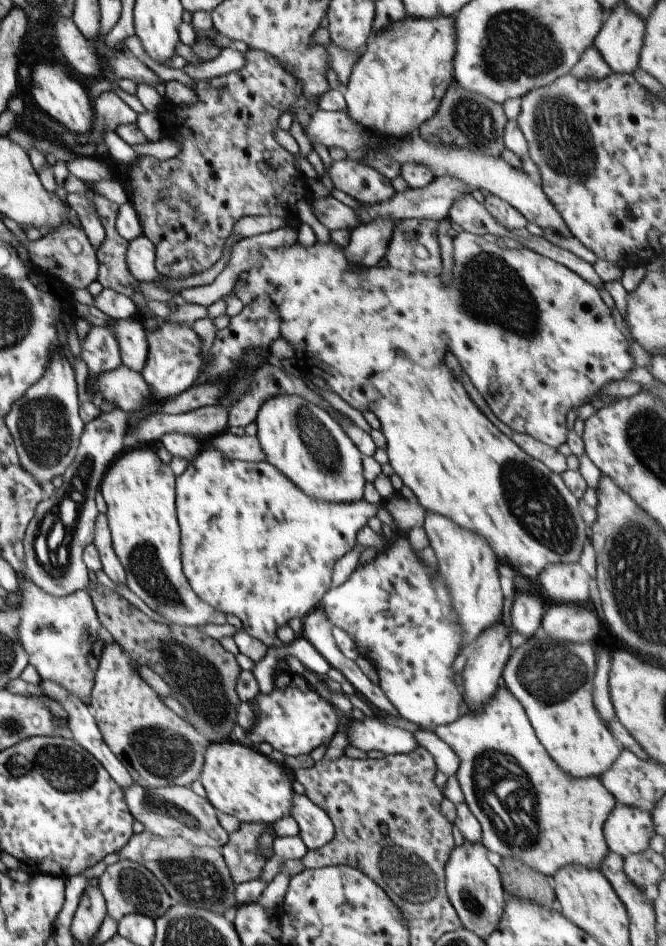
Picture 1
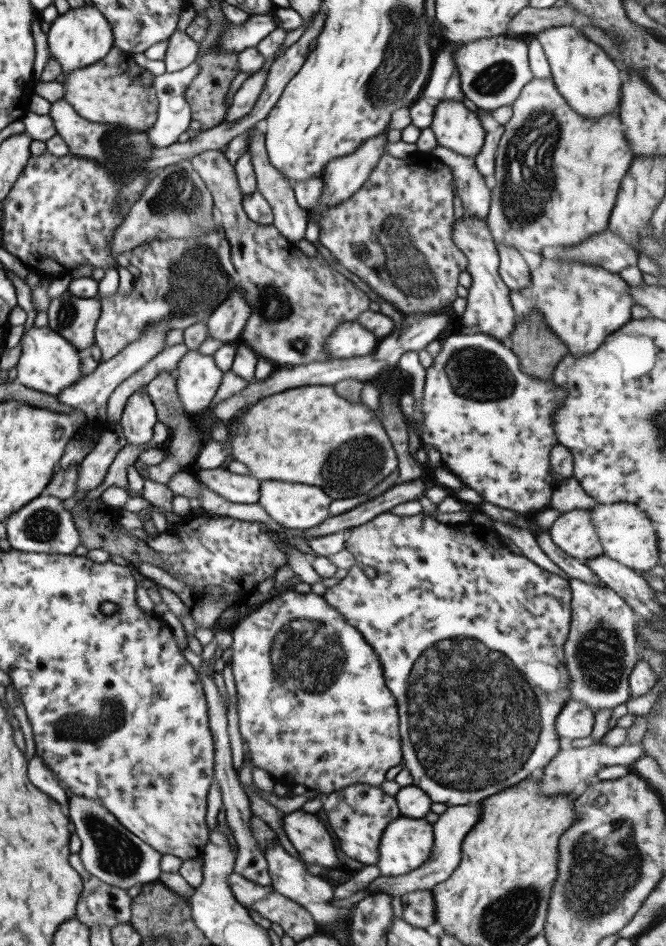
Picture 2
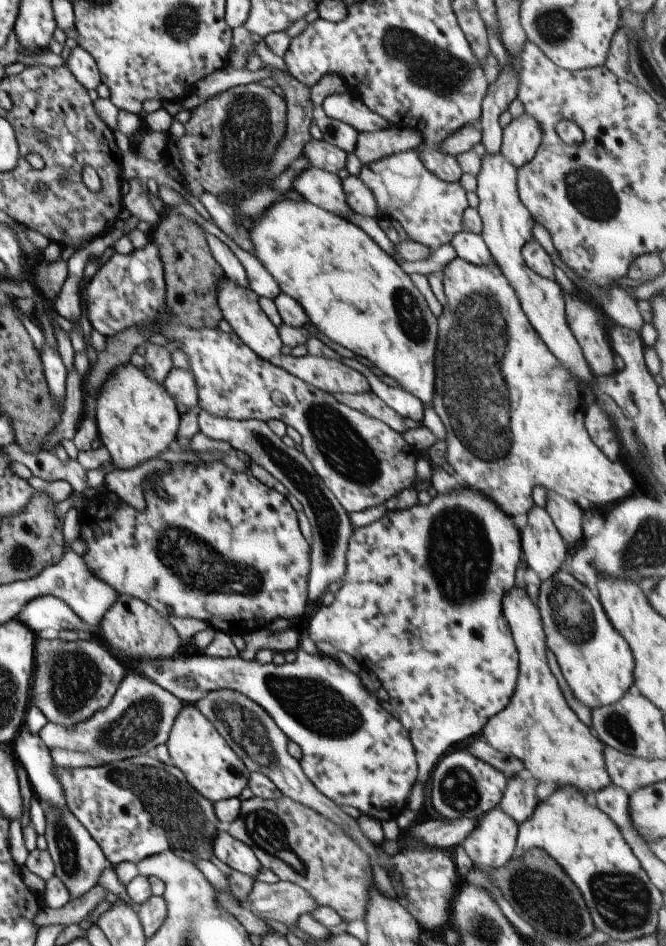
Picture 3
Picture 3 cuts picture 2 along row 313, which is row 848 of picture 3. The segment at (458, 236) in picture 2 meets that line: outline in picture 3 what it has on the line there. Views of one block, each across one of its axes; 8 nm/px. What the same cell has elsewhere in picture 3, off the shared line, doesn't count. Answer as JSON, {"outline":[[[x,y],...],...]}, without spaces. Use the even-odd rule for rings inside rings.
{"outline":[[[495,808],[477,818],[475,828],[468,833],[460,846],[477,869],[495,870],[504,867],[512,858],[517,832],[518,826],[515,822]]]}

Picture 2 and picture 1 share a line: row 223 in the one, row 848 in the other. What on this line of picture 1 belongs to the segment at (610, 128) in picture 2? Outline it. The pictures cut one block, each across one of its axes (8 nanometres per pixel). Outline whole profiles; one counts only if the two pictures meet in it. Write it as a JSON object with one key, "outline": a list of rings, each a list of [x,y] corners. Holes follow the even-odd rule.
{"outline":[[[497,686],[494,698],[479,713],[461,711],[457,721],[436,727],[432,732],[457,756],[458,768],[454,776],[467,808],[480,824],[480,843],[489,852],[499,854],[501,859],[521,860],[545,877],[569,864],[579,864],[589,870],[599,869],[603,856],[609,851],[603,836],[603,825],[613,810],[613,796],[599,778],[572,778],[553,763],[535,737],[523,708],[506,687]]]}

